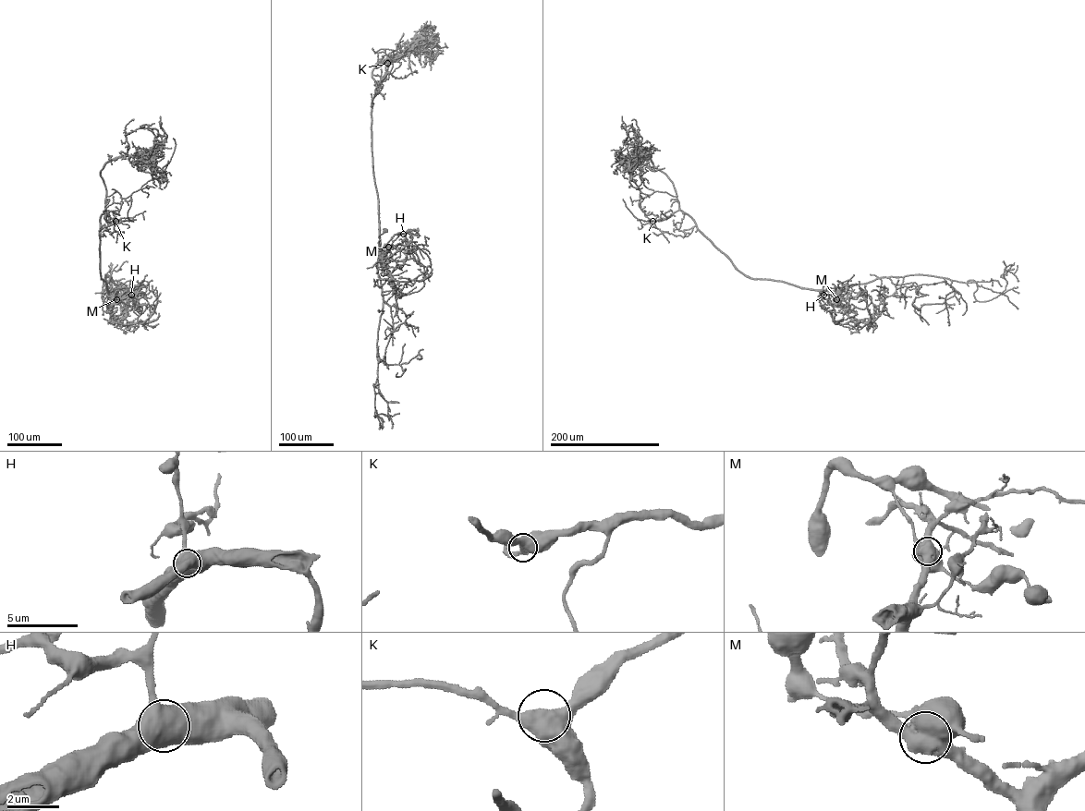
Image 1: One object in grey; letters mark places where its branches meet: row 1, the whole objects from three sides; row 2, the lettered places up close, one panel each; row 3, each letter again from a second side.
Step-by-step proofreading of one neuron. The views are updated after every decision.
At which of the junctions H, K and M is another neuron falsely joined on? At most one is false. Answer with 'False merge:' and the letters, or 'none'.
False merge: M

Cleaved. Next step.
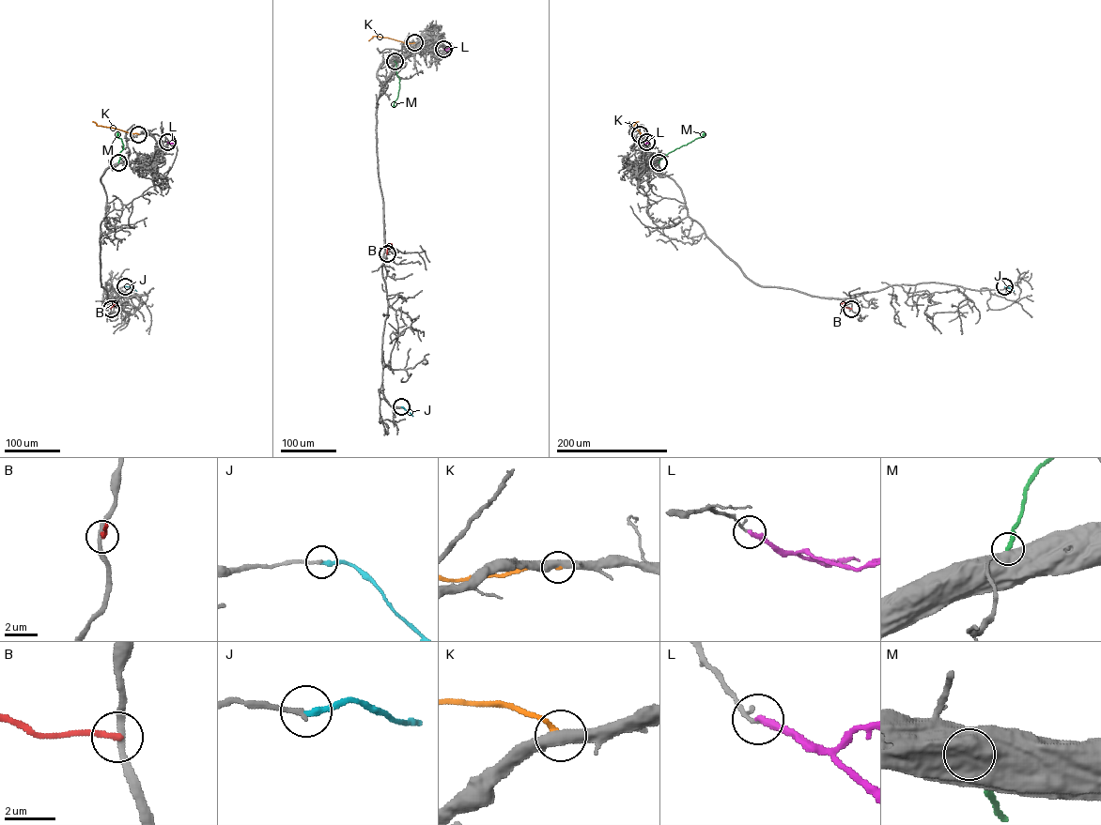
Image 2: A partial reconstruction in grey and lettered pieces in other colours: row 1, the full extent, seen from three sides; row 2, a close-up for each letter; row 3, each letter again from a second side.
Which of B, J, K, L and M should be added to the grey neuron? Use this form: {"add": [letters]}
{"add": ["J"]}

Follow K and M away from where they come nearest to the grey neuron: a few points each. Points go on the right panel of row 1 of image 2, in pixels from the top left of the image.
K: (640, 134), (633, 126), (638, 121)
M: (659, 162), (664, 156), (701, 137), (705, 132)

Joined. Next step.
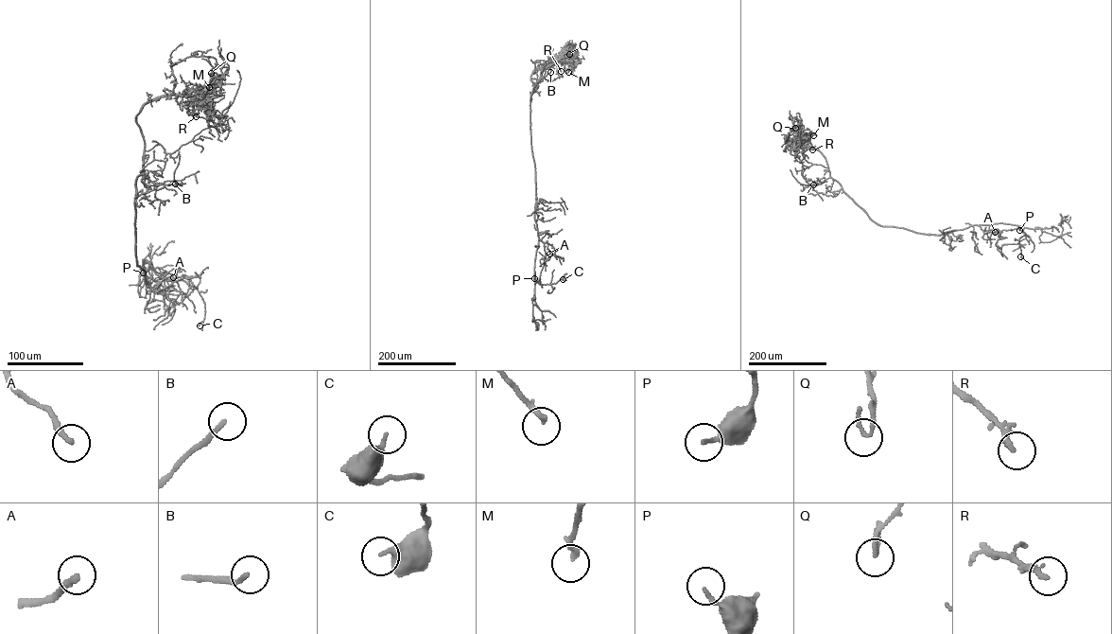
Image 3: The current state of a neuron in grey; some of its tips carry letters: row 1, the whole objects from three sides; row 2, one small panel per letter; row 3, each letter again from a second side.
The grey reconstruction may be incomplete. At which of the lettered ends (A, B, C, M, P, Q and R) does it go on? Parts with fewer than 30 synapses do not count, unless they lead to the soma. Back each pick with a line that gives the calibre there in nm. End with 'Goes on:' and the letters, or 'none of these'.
A: Thickness 260 nm
Goes on: A

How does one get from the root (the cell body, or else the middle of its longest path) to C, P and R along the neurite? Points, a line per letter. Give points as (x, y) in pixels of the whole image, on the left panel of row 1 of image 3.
C: (144, 270), (147, 282), (145, 259), (156, 281), (196, 288), (204, 304), (199, 325)
P: (144, 270), (147, 282), (144, 273), (151, 262), (144, 259), (143, 272)
R: (144, 270), (135, 202), (145, 142), (136, 116), (172, 95), (188, 96), (187, 113), (196, 116)

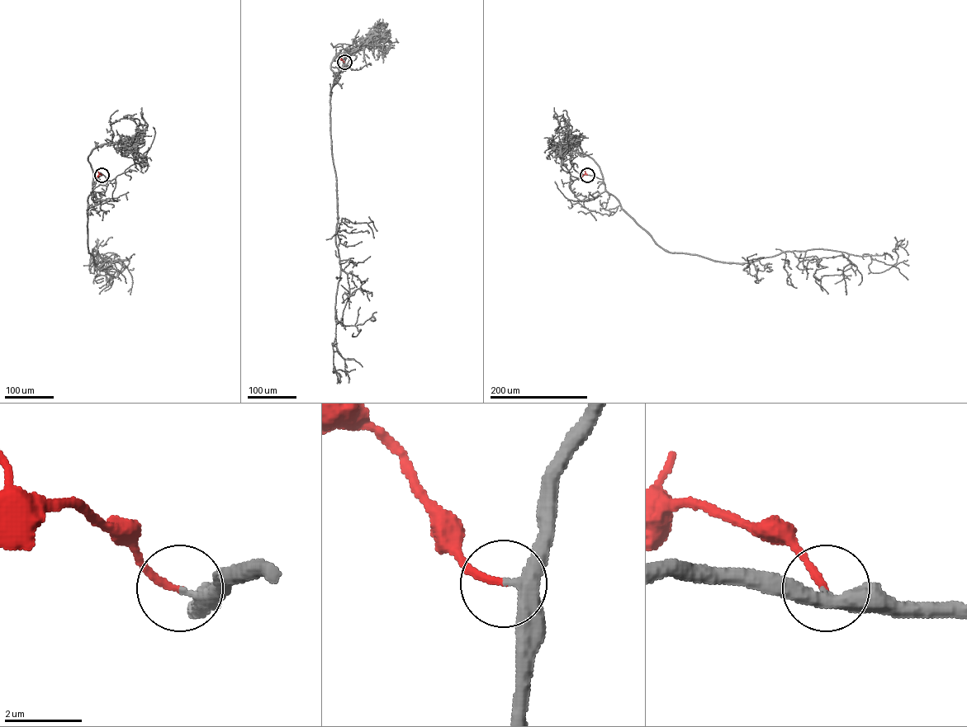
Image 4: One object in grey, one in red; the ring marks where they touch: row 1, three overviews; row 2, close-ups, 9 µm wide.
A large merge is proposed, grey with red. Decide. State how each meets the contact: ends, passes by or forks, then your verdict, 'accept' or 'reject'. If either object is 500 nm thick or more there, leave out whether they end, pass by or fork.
grey passes by | red ends | accept

